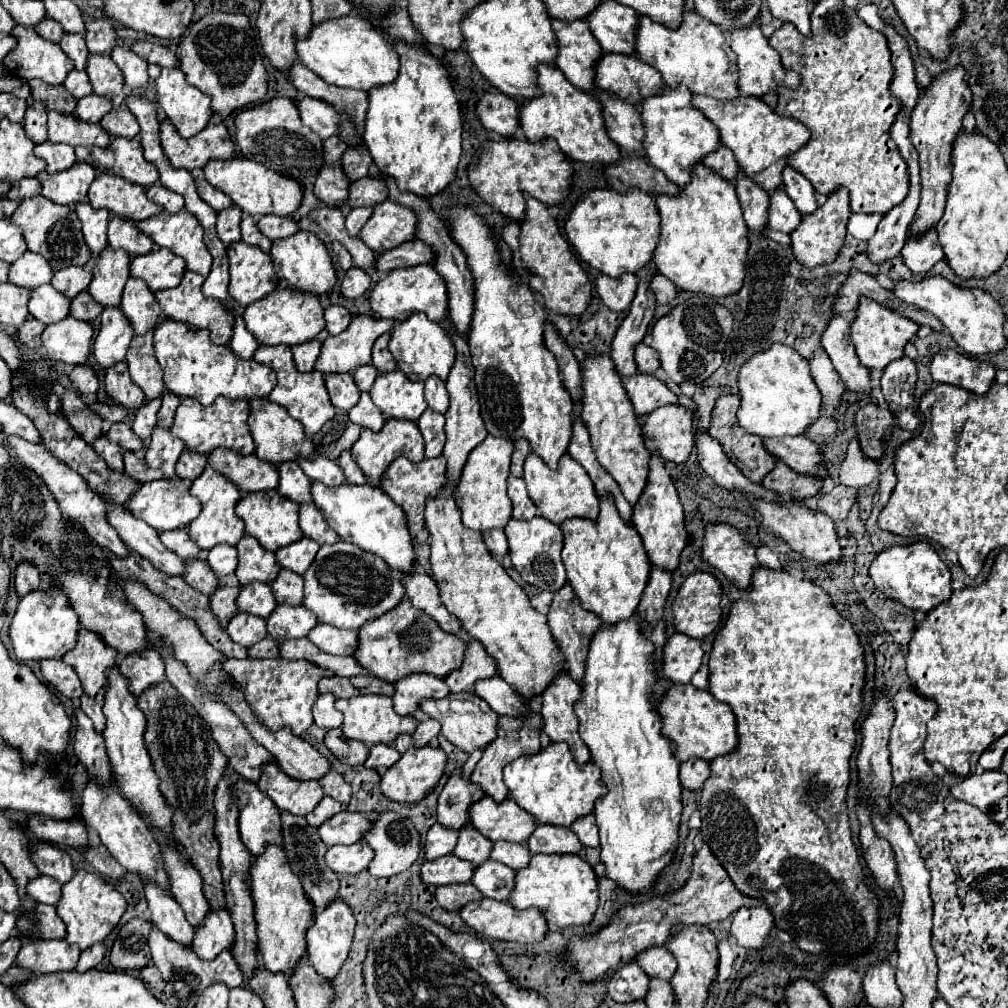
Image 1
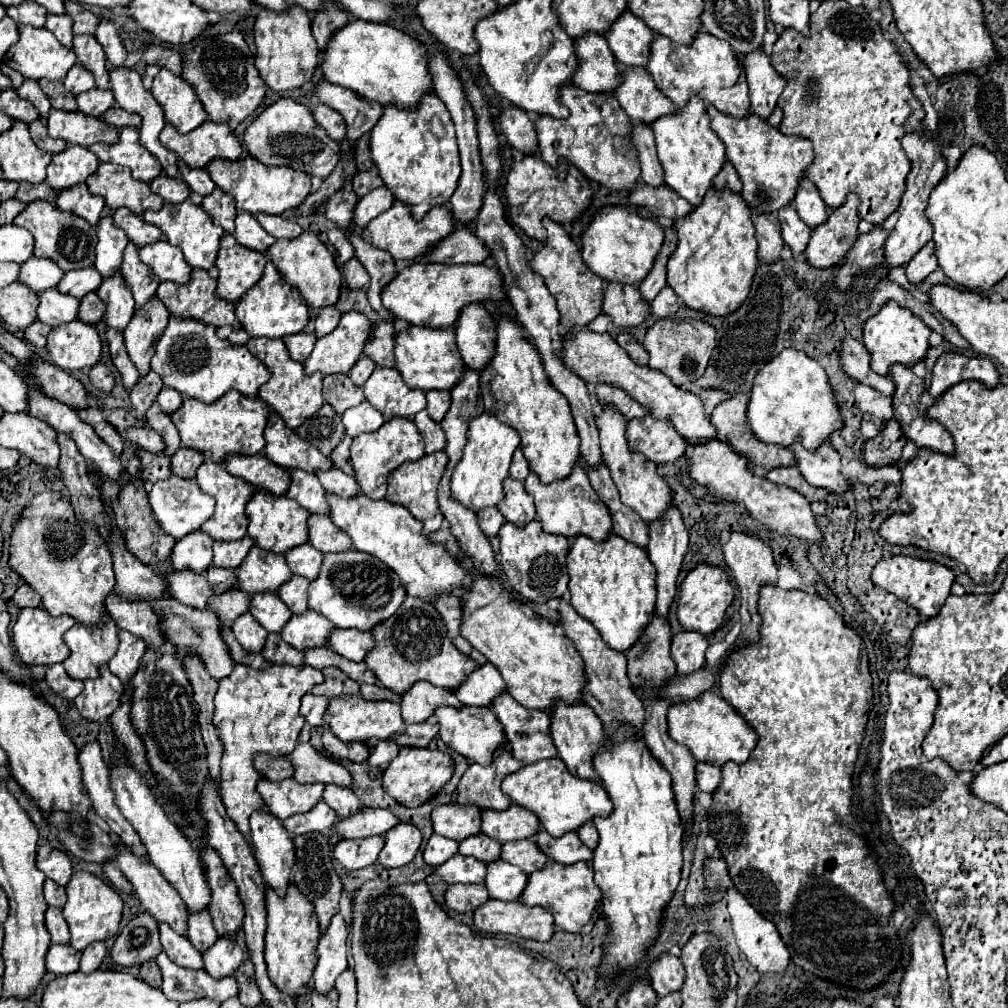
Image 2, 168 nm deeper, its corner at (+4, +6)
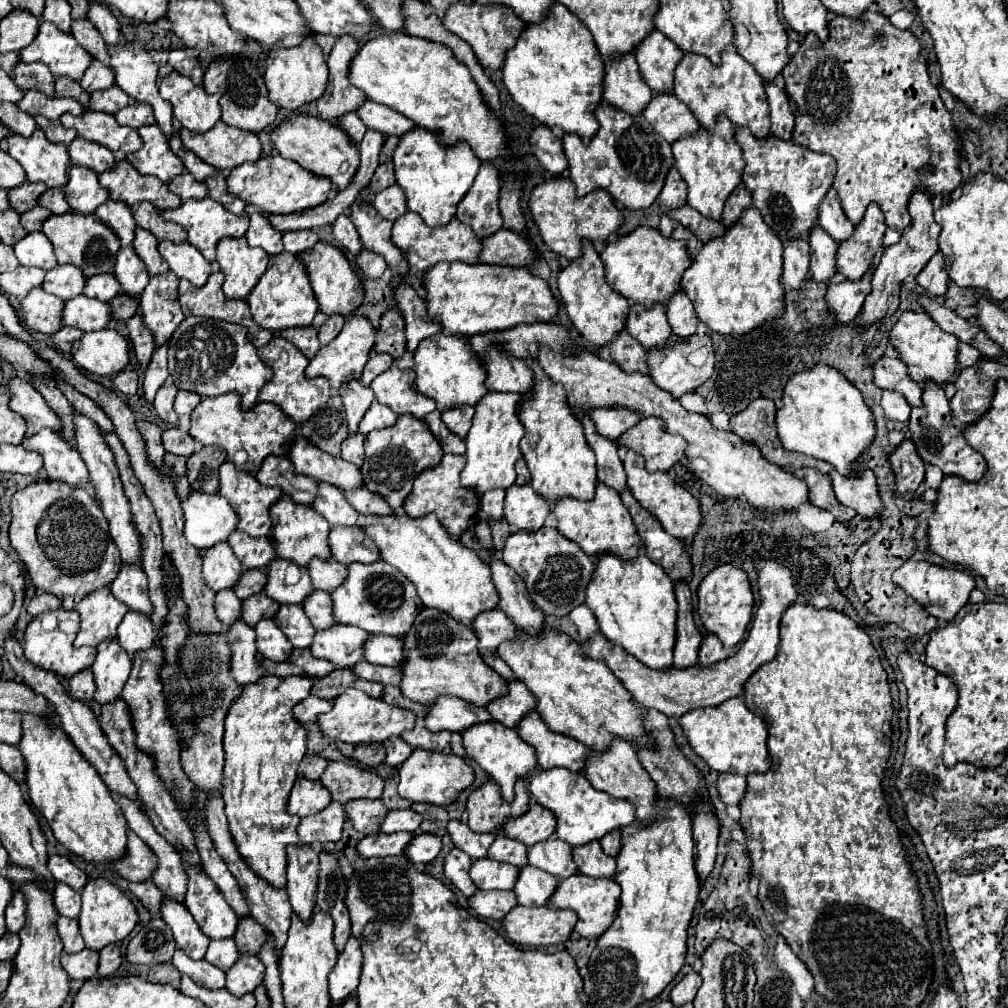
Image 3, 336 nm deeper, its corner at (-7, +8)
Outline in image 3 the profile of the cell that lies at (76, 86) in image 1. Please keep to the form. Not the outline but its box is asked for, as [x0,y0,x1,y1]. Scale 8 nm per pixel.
[80,60,114,94]

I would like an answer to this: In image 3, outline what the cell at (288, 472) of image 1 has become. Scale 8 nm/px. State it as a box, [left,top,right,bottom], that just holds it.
[312,482,360,526]

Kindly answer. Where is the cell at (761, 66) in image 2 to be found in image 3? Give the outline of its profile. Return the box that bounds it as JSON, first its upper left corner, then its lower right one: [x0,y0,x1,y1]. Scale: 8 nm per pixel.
[766,82,794,140]

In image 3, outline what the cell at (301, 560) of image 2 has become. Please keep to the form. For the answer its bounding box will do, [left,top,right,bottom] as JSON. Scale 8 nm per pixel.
[308,560,348,592]

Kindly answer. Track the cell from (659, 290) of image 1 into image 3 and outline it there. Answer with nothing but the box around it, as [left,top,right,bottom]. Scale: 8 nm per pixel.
[666,292,698,338]

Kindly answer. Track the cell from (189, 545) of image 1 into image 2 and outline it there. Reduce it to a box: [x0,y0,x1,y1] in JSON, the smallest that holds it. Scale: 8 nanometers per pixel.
[171,530,213,574]

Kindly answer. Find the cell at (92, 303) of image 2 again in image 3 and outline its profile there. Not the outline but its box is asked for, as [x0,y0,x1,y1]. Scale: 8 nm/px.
[110,296,140,320]

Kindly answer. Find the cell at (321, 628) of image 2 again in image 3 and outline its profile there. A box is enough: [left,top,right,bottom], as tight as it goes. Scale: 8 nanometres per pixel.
[310,624,368,670]

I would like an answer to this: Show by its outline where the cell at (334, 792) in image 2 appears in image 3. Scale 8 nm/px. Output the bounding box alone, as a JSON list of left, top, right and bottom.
[344,800,388,836]

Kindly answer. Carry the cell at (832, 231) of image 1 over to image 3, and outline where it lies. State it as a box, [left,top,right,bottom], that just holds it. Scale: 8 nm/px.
[836,206,886,282]

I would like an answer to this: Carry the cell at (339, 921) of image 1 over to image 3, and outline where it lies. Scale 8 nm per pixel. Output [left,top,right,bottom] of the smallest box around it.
[328,936,362,1002]

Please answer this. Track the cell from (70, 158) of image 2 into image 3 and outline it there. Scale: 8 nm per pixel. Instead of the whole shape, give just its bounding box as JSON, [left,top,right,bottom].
[68,136,116,172]

